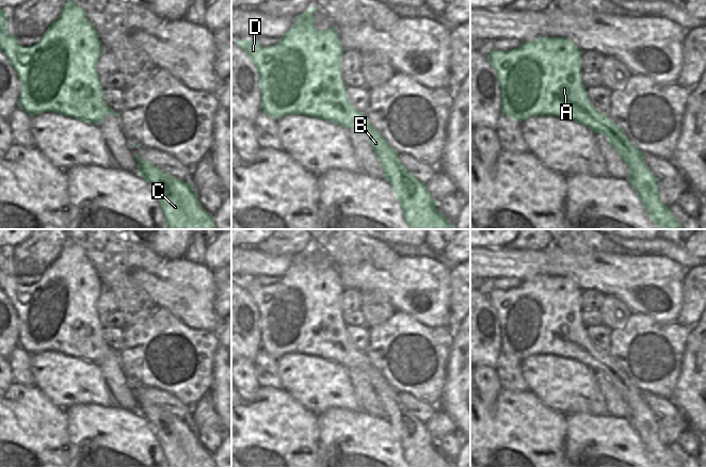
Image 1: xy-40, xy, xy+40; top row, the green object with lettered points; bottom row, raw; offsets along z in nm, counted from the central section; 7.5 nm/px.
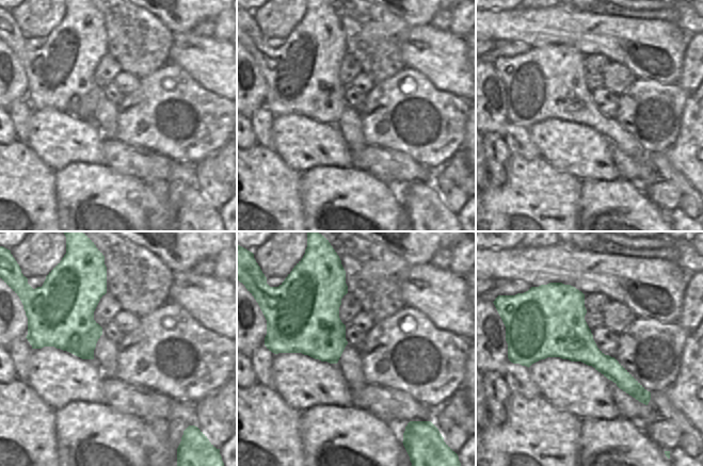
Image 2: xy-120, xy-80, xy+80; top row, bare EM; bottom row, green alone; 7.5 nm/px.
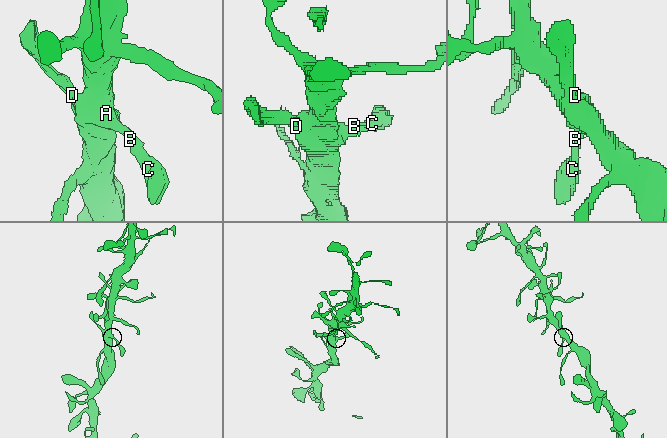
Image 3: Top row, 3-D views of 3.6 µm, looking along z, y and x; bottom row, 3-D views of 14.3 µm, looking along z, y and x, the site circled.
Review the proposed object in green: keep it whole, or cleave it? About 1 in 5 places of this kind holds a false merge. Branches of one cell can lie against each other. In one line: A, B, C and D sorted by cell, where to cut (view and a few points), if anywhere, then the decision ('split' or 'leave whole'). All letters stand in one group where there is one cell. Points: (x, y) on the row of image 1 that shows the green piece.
groups A B C D; cut none; leave whole

